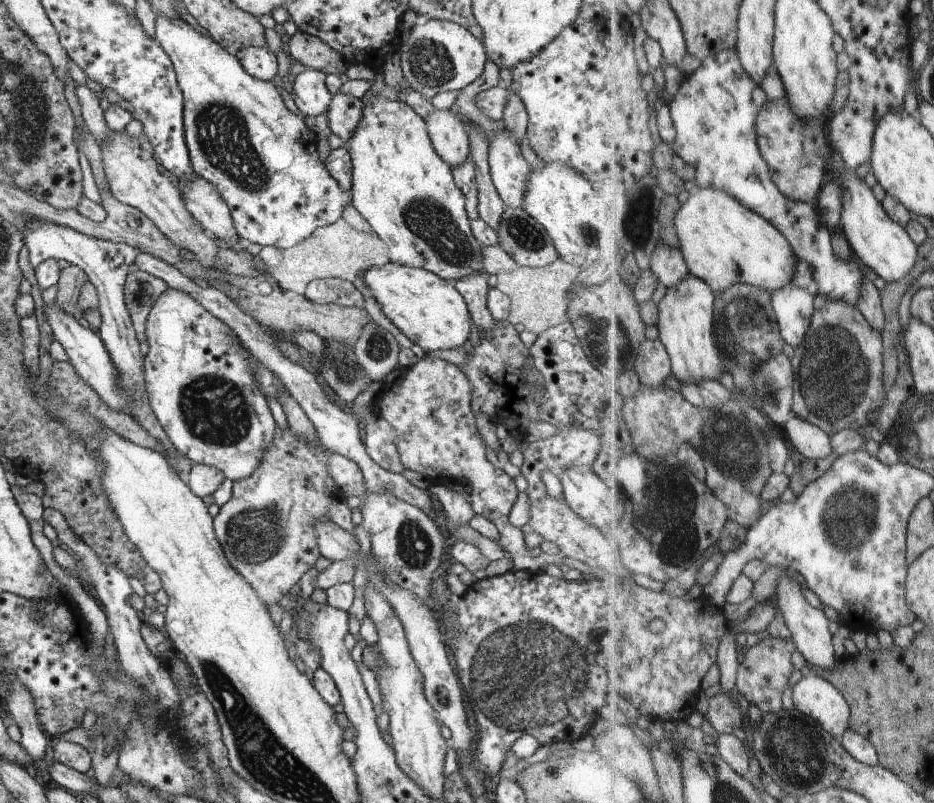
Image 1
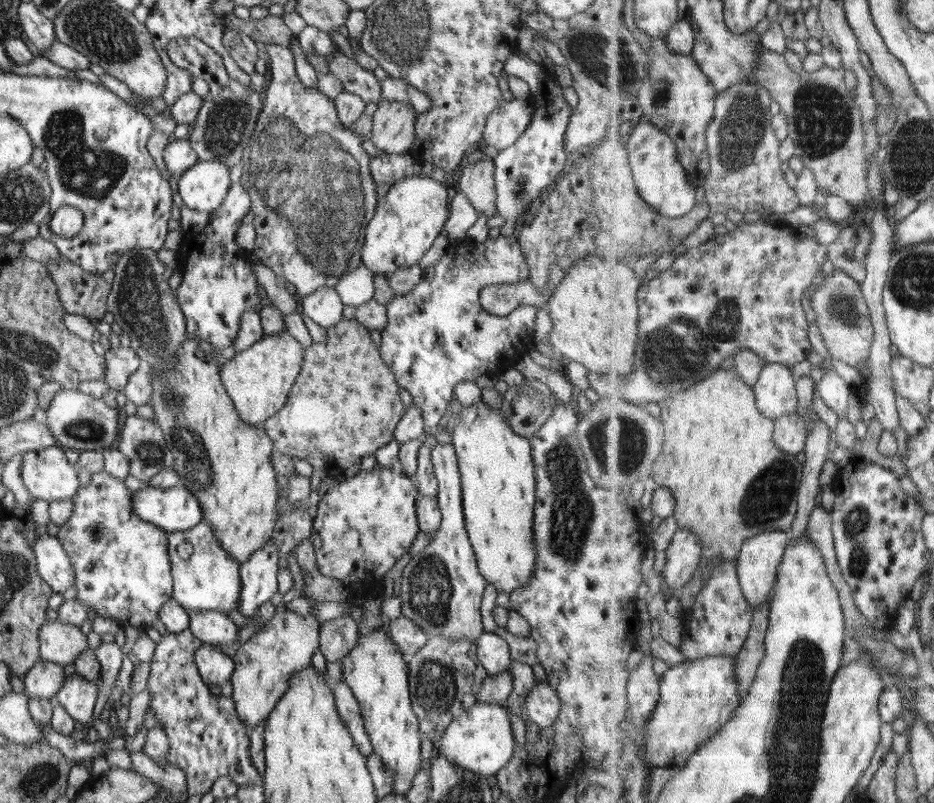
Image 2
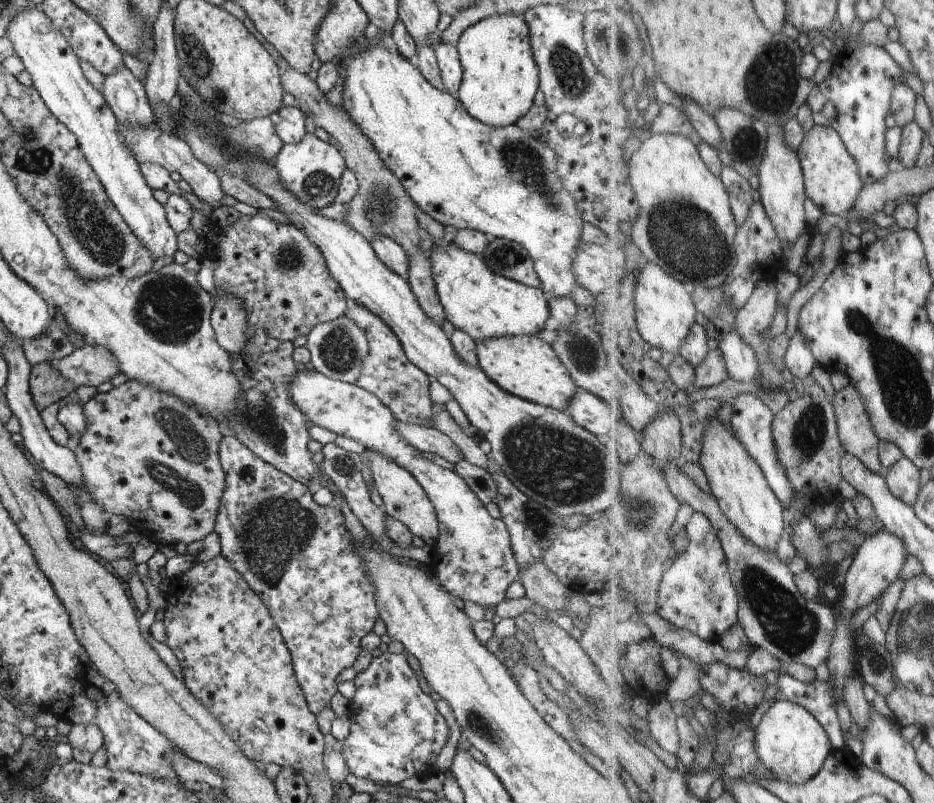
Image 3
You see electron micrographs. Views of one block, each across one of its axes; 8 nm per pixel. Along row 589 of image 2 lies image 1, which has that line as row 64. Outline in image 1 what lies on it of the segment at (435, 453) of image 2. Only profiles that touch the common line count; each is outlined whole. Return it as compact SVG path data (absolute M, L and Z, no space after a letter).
M434 18L419 20L414 25L408 40L401 45L400 58L408 84L430 100L440 92L462 90L474 82L484 70L487 54L483 42L469 30L456 22Z

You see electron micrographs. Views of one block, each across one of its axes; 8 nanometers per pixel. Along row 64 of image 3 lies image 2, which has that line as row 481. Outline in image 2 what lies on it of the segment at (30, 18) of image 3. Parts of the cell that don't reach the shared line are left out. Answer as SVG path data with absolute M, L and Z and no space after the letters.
M52 446L22 455L20 474L30 496L51 503L52 501L72 500L80 486L76 469L76 465L68 462L63 448Z

